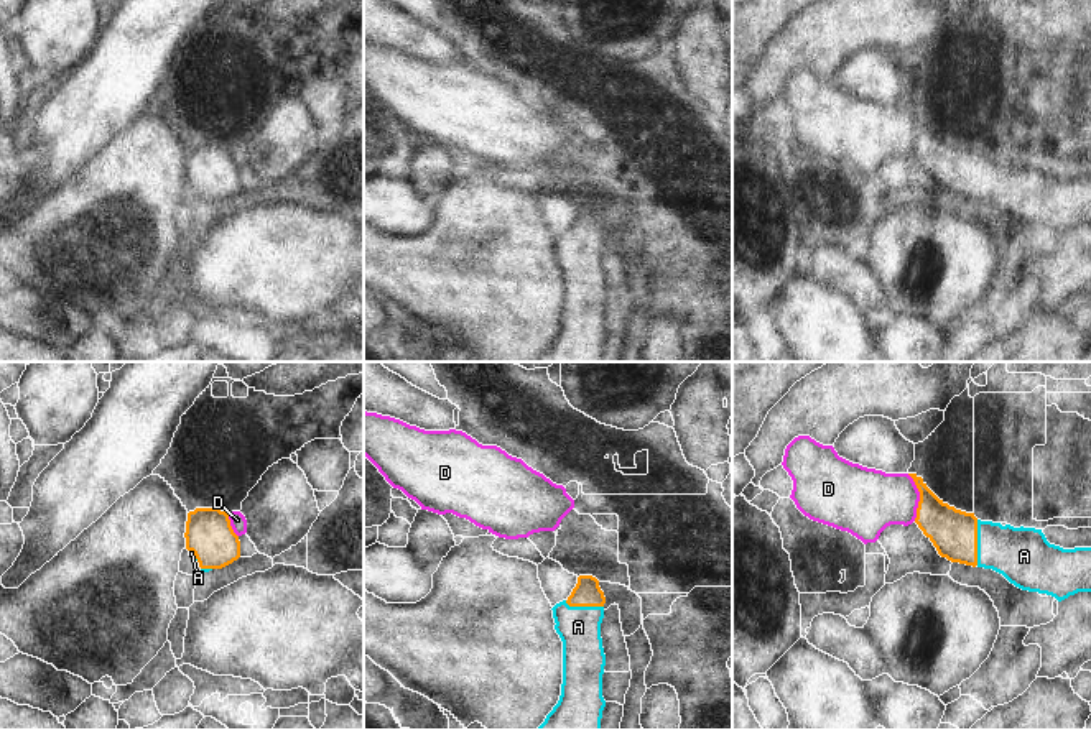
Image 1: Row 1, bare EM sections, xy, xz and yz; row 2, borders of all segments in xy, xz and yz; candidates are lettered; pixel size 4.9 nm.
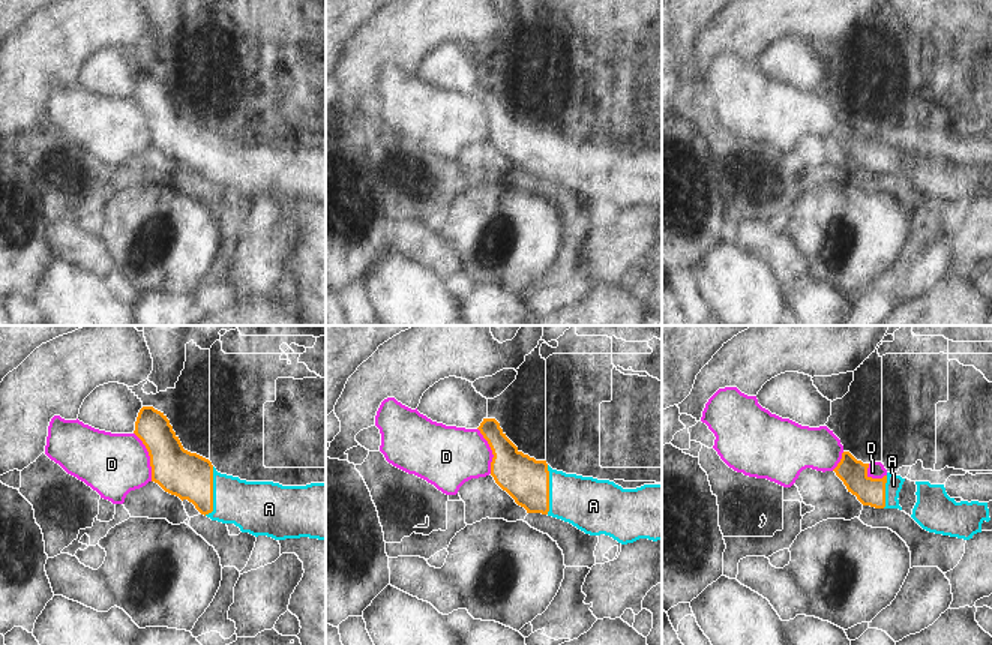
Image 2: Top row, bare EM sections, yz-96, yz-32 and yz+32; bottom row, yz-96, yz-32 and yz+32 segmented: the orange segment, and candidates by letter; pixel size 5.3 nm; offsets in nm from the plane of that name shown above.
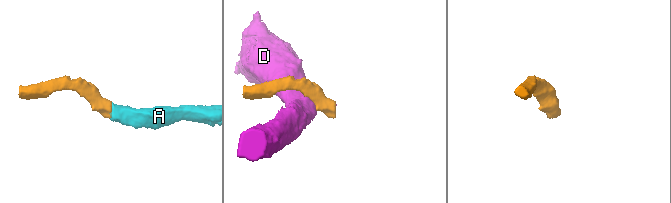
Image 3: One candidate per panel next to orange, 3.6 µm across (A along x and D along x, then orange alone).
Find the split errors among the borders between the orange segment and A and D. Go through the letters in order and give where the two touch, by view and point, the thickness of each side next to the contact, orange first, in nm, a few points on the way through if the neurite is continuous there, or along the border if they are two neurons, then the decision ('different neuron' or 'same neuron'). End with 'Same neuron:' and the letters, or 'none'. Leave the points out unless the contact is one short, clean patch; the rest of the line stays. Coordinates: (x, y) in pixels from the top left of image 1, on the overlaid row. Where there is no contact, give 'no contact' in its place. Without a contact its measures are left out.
A: yz (976, 543) | 220/280 nm | same neuron
D: yz (920, 497) | 220/320 nm | different neuron
Same neuron: A

